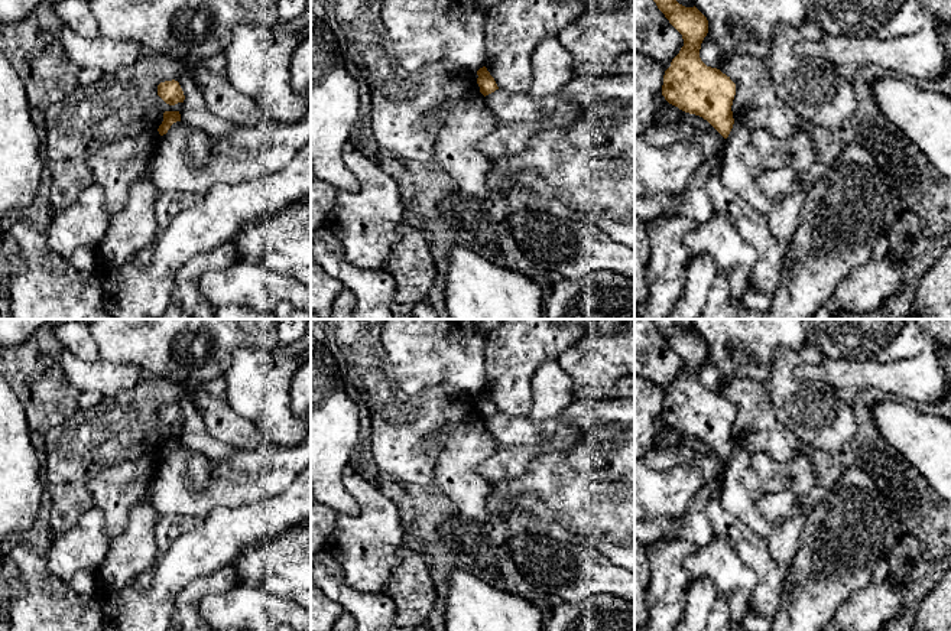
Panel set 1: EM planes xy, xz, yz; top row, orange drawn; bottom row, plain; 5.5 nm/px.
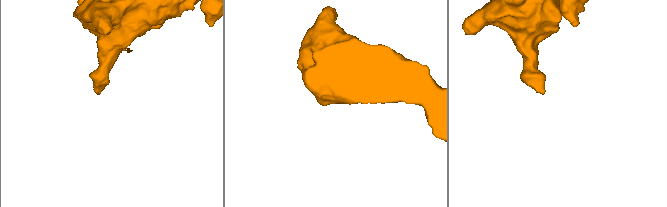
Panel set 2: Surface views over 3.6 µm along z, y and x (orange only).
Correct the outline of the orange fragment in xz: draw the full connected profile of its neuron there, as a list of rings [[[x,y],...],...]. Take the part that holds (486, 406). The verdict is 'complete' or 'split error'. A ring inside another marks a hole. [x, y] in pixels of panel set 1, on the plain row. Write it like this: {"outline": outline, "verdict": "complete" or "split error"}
{"outline": [[[486,390],[480,391],[477,394],[477,407],[480,410],[480,416],[486,420],[491,416],[494,416],[496,413],[499,413],[494,401],[490,399],[490,396],[487,394]]], "verdict": "complete"}

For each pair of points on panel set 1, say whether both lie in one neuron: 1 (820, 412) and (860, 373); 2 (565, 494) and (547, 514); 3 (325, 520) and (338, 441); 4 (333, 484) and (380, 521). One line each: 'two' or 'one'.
1: two
2: two
3: two
4: two

